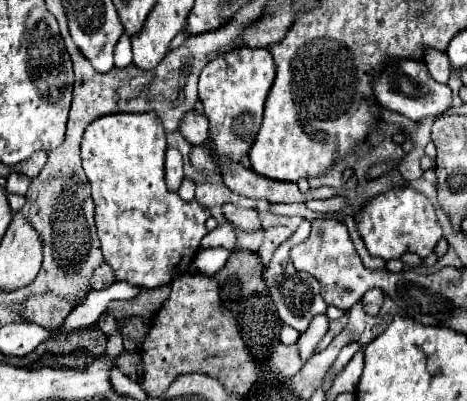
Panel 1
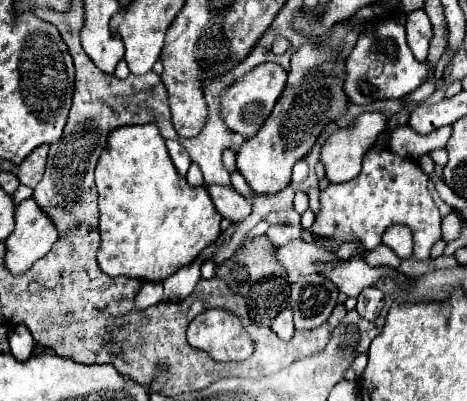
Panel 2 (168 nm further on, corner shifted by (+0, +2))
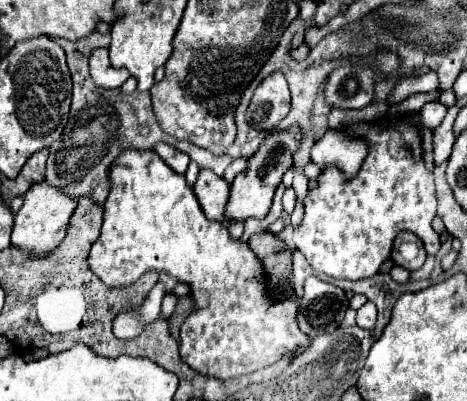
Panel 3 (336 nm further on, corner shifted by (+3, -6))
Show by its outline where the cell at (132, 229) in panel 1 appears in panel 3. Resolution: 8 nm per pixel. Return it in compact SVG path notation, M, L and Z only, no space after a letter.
M124 150L116 162L112 164L110 168L110 182L112 182L112 190L110 190L110 196L106 198L106 204L104 204L104 224L102 224L102 234L100 238L94 242L92 250L90 250L90 268L92 272L96 272L96 276L106 284L106 286L126 286L126 284L132 284L134 280L138 280L146 270L164 270L166 274L170 274L172 278L176 278L178 282L184 282L190 286L190 296L194 300L194 308L192 312L188 314L186 322L180 326L180 358L190 366L194 368L196 372L200 374L206 374L206 376L214 376L218 380L228 380L228 378L236 378L236 376L242 376L242 374L250 374L258 368L264 368L264 366L270 366L274 362L278 362L284 354L302 354L308 344L310 344L310 338L298 328L296 324L296 316L298 316L298 302L294 302L294 298L290 300L290 304L284 304L284 306L290 306L290 308L276 308L276 302L272 302L270 294L268 294L268 276L264 272L264 266L260 264L258 256L254 256L254 252L250 250L250 246L246 242L236 242L230 232L228 232L228 224L224 222L218 222L218 220L208 220L196 200L196 196L192 194L192 188L186 184L186 178L172 172L172 168L168 168L160 156L156 156L152 150Z

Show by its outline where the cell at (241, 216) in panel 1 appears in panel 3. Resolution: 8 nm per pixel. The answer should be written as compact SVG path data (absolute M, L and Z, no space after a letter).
M200 170L198 180L192 186L192 190L194 190L194 194L200 202L200 208L204 210L204 214L210 220L226 222L224 220L224 208L226 208L226 202L228 202L230 184L224 178L216 176L214 172Z

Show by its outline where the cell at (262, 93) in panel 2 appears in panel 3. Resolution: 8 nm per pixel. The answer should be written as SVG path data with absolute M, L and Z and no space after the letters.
M274 72L256 88L248 108L252 128L272 130L290 112L290 90L282 72Z

